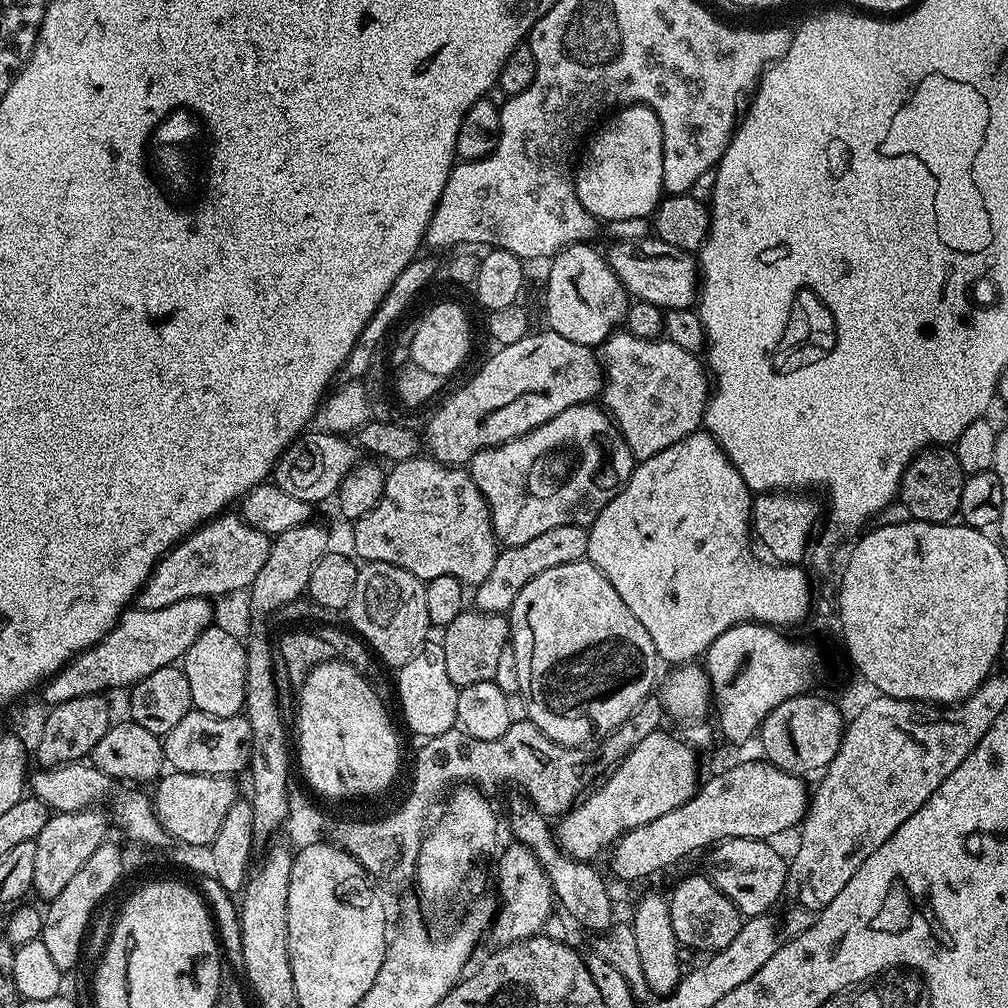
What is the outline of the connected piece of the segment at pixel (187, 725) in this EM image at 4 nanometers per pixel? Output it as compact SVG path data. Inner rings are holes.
M190 711L163 737L162 743L167 767L195 776L235 777L235 772L244 772L249 767L252 756L251 726L243 714L218 718L205 712Z

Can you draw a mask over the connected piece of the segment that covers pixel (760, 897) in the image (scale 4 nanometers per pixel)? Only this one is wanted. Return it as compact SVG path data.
M730 838L721 840L707 849L708 869L706 875L734 906L741 917L749 918L765 915L768 907L783 894L788 884L788 864L774 849L768 840L750 838Z

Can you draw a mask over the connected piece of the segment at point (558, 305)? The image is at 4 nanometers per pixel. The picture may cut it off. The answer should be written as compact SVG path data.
M587 242L567 244L561 248L555 256L551 257L552 265L546 281L548 289L544 292L544 312L548 315L547 327L551 331L562 334L562 338L570 338L570 341L589 341L600 343L607 340L613 332L621 327L622 321L627 315L630 297L624 291L620 280L614 274L614 270L608 265L607 259L600 256Z

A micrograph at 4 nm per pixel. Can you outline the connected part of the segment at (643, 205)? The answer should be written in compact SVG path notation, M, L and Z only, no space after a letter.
M626 104L623 105L615 113L616 116L596 137L591 137L592 145L588 148L588 153L584 156L584 161L579 161L578 167L574 172L574 179L576 182L576 197L582 202L584 209L588 211L589 217L595 218L596 216L600 220L616 220L615 222L623 222L625 220L644 220L651 217L655 212L657 204L662 199L662 193L664 192L664 175L662 174L662 122L658 118L656 111L648 104Z

